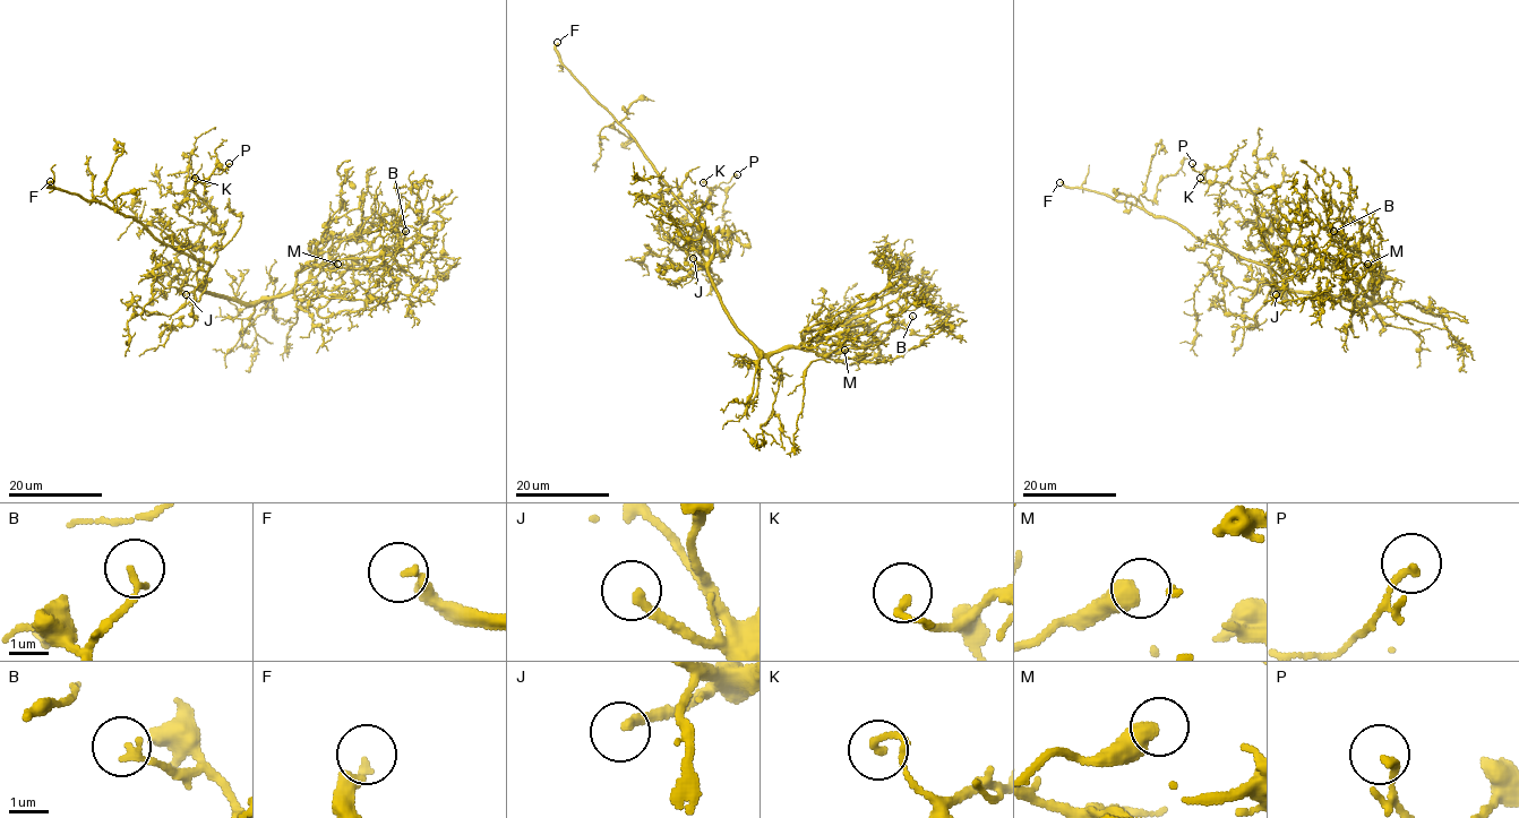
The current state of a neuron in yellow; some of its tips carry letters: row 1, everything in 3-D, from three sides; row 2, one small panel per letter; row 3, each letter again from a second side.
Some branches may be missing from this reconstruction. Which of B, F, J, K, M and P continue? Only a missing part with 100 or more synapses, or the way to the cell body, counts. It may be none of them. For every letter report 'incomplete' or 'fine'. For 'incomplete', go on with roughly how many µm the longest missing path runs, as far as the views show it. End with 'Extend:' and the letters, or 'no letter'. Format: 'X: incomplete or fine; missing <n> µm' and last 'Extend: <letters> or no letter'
B: fine
F: incomplete; missing 50 µm
J: incomplete; missing 50 µm
K: fine
M: fine
P: fine
Extend: F, J

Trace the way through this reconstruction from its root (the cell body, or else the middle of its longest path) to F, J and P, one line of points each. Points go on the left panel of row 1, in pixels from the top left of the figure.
F: (217, 295), (202, 289), (209, 267), (207, 264), (163, 243), (134, 217), (51, 188), (50, 181)
J: (217, 295), (197, 290), (186, 294)
P: (217, 295), (202, 287), (223, 234), (213, 211), (191, 189), (229, 163)

